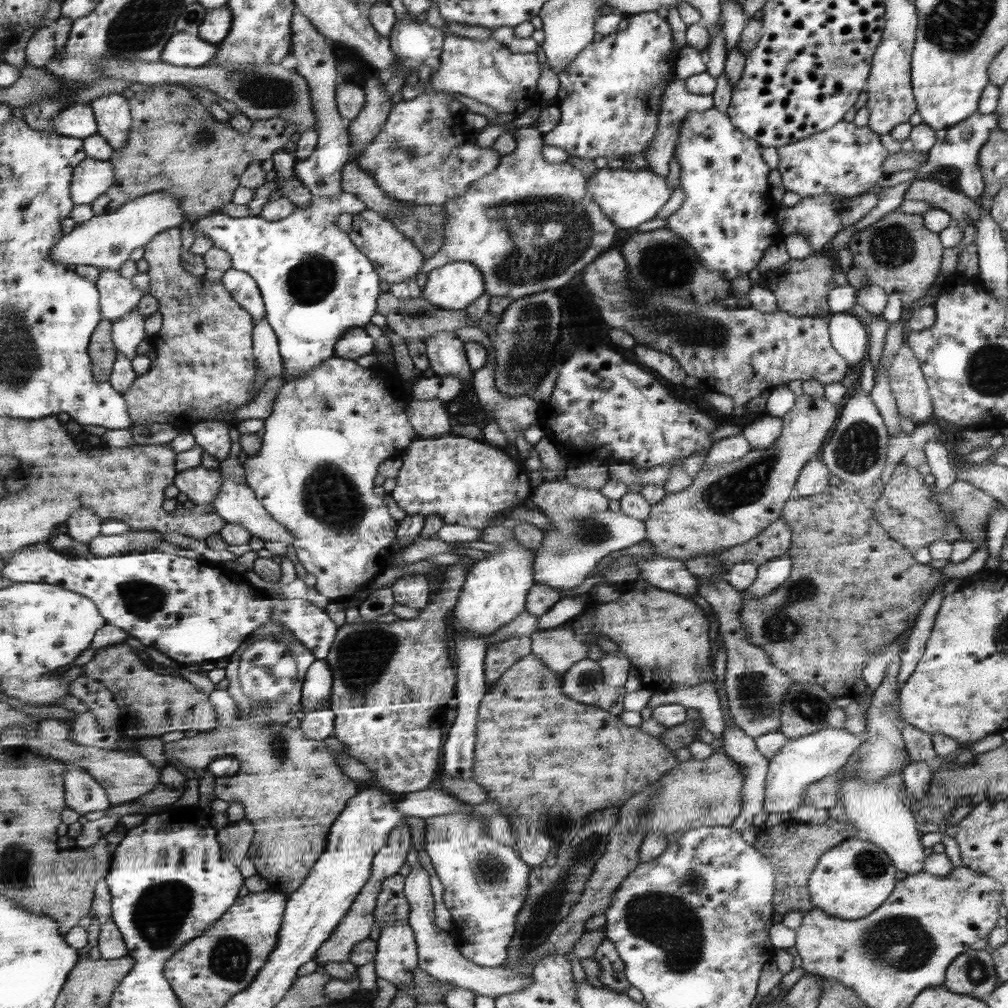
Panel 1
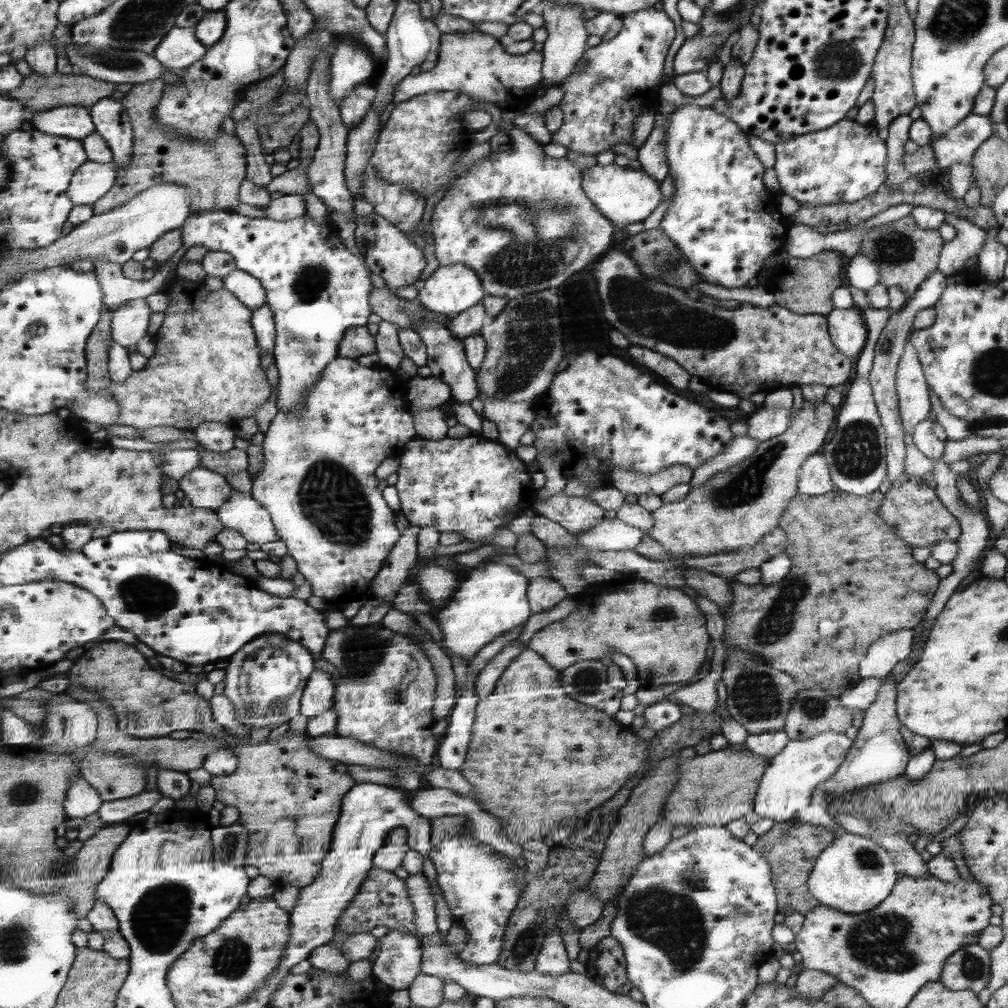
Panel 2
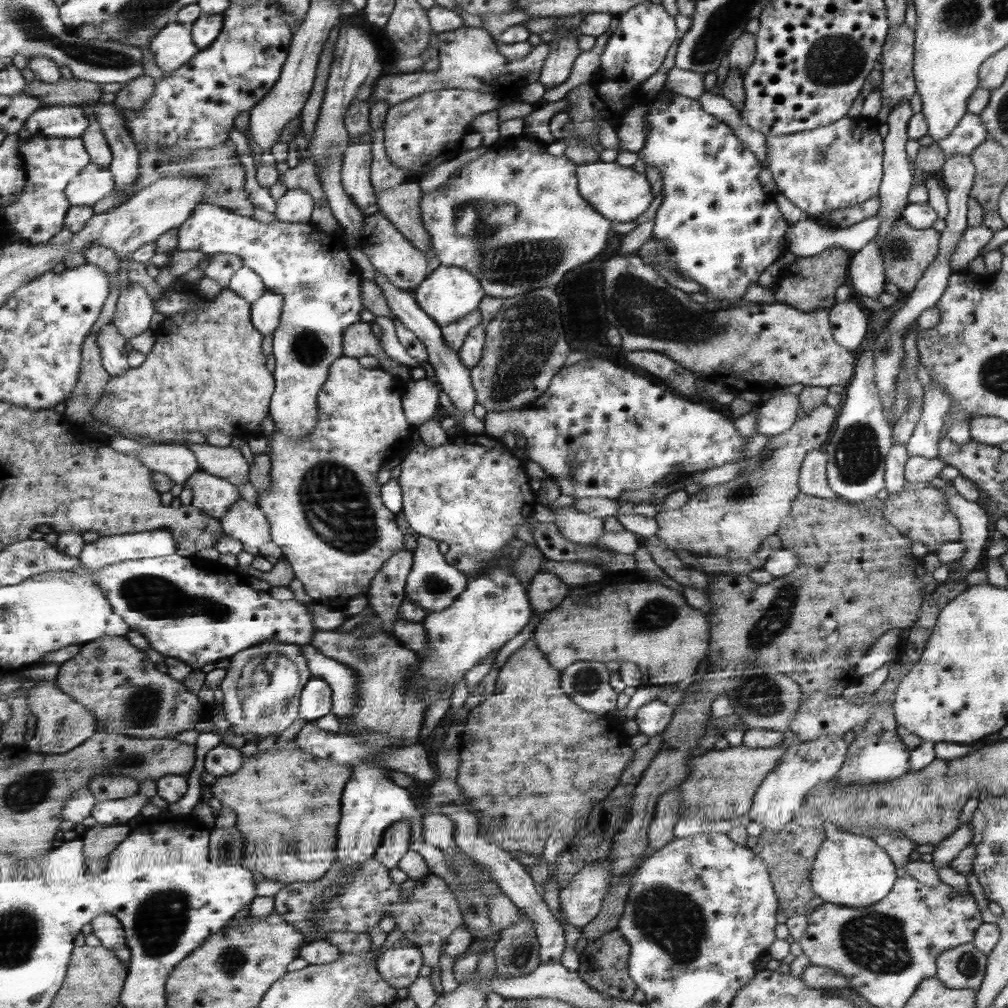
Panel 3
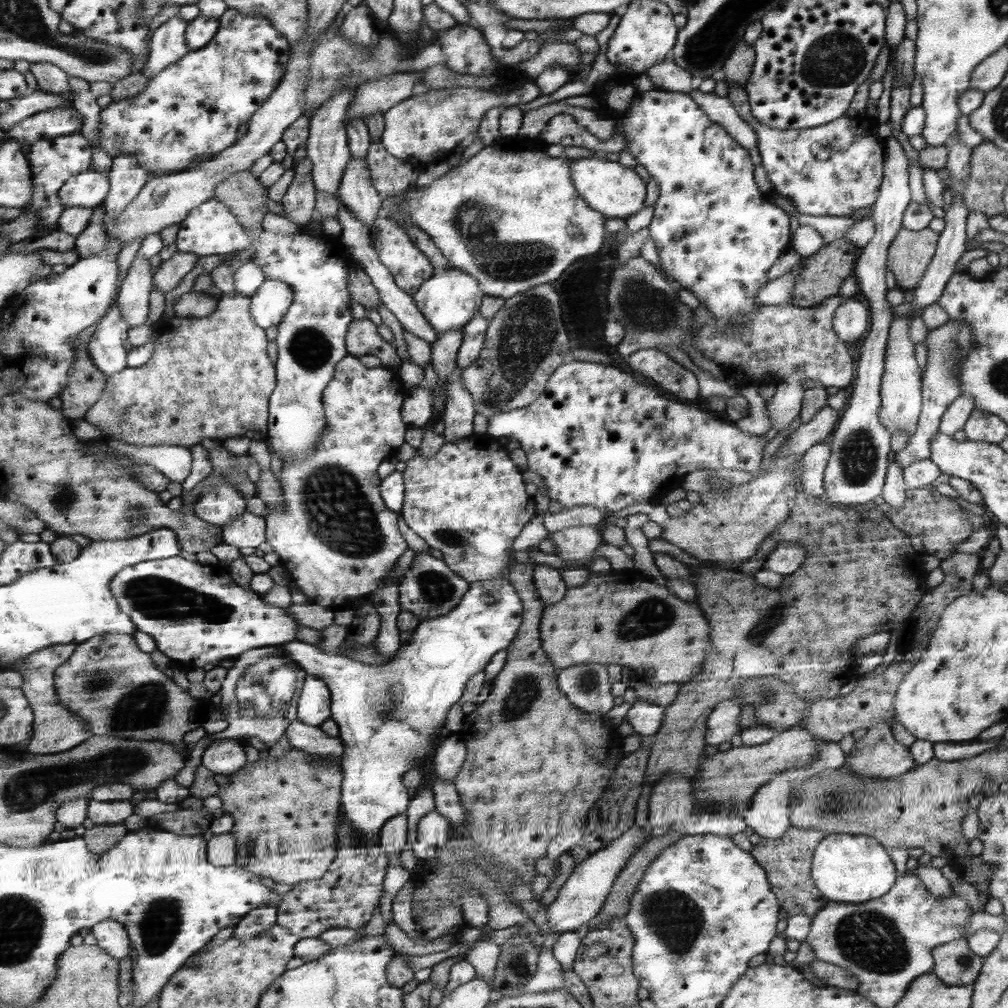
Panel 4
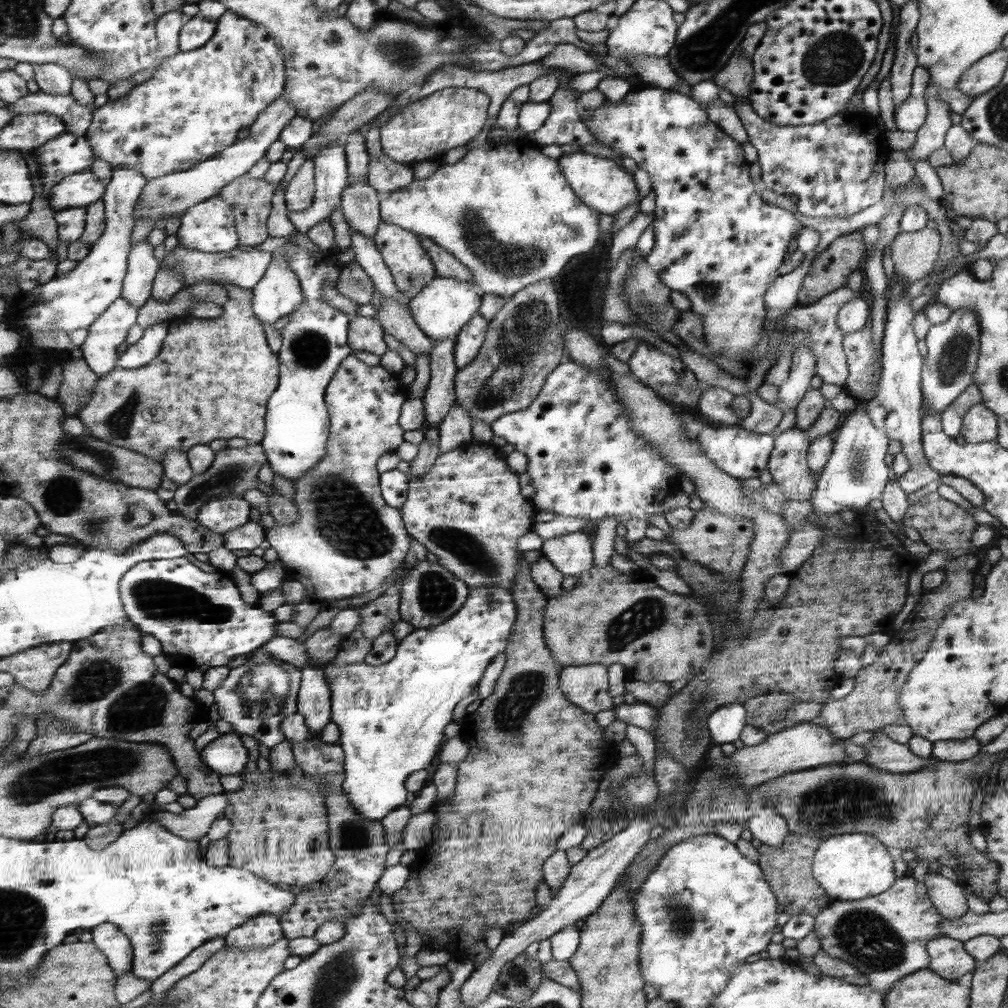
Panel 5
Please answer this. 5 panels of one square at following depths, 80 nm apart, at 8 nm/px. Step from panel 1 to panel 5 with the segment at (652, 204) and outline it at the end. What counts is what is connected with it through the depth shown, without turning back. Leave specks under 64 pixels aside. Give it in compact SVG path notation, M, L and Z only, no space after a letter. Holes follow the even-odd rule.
M584 152L562 154L557 160L562 174L570 183L571 191L582 200L587 207L598 214L615 216L625 206L639 202L640 198L633 181L633 176L626 172L623 167L617 165L612 159L601 158Z

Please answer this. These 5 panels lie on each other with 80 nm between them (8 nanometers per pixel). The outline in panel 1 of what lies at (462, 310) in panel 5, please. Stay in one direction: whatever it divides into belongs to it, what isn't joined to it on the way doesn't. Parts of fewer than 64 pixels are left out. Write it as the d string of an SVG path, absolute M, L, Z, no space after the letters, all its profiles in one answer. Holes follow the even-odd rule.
M453 262L432 270L422 296L443 310L466 310L486 293L479 267L469 262Z

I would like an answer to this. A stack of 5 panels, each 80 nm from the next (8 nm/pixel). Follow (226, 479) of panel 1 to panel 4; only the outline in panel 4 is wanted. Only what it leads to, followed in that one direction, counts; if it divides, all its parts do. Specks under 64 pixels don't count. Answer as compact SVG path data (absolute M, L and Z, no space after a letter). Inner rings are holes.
M246 512L239 520L223 526L224 542L237 548L259 548L267 542L267 521L251 512Z

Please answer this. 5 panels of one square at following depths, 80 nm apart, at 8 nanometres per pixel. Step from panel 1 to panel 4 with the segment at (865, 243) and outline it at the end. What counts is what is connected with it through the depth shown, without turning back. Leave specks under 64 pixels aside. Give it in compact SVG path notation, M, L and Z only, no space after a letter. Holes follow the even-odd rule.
M929 228L897 231L886 255L886 267L893 273L896 287L907 293L915 288L935 254L937 240L938 234Z

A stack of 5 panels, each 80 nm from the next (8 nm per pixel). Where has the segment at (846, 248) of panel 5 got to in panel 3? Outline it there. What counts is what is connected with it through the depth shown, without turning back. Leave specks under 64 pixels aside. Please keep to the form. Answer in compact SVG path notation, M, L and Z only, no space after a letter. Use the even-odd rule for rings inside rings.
M825 248L817 256L801 259L795 258L788 270L779 278L777 302L783 303L800 311L816 311L829 309L835 303L835 289L841 286L847 278L849 254L841 248Z

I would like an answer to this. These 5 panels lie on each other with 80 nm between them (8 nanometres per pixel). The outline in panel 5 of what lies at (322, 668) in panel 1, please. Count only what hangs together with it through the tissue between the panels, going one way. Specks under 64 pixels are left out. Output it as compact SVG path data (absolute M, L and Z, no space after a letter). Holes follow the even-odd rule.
M305 668L298 696L298 713L306 720L311 733L321 736L332 722L332 690L325 675L317 668Z

